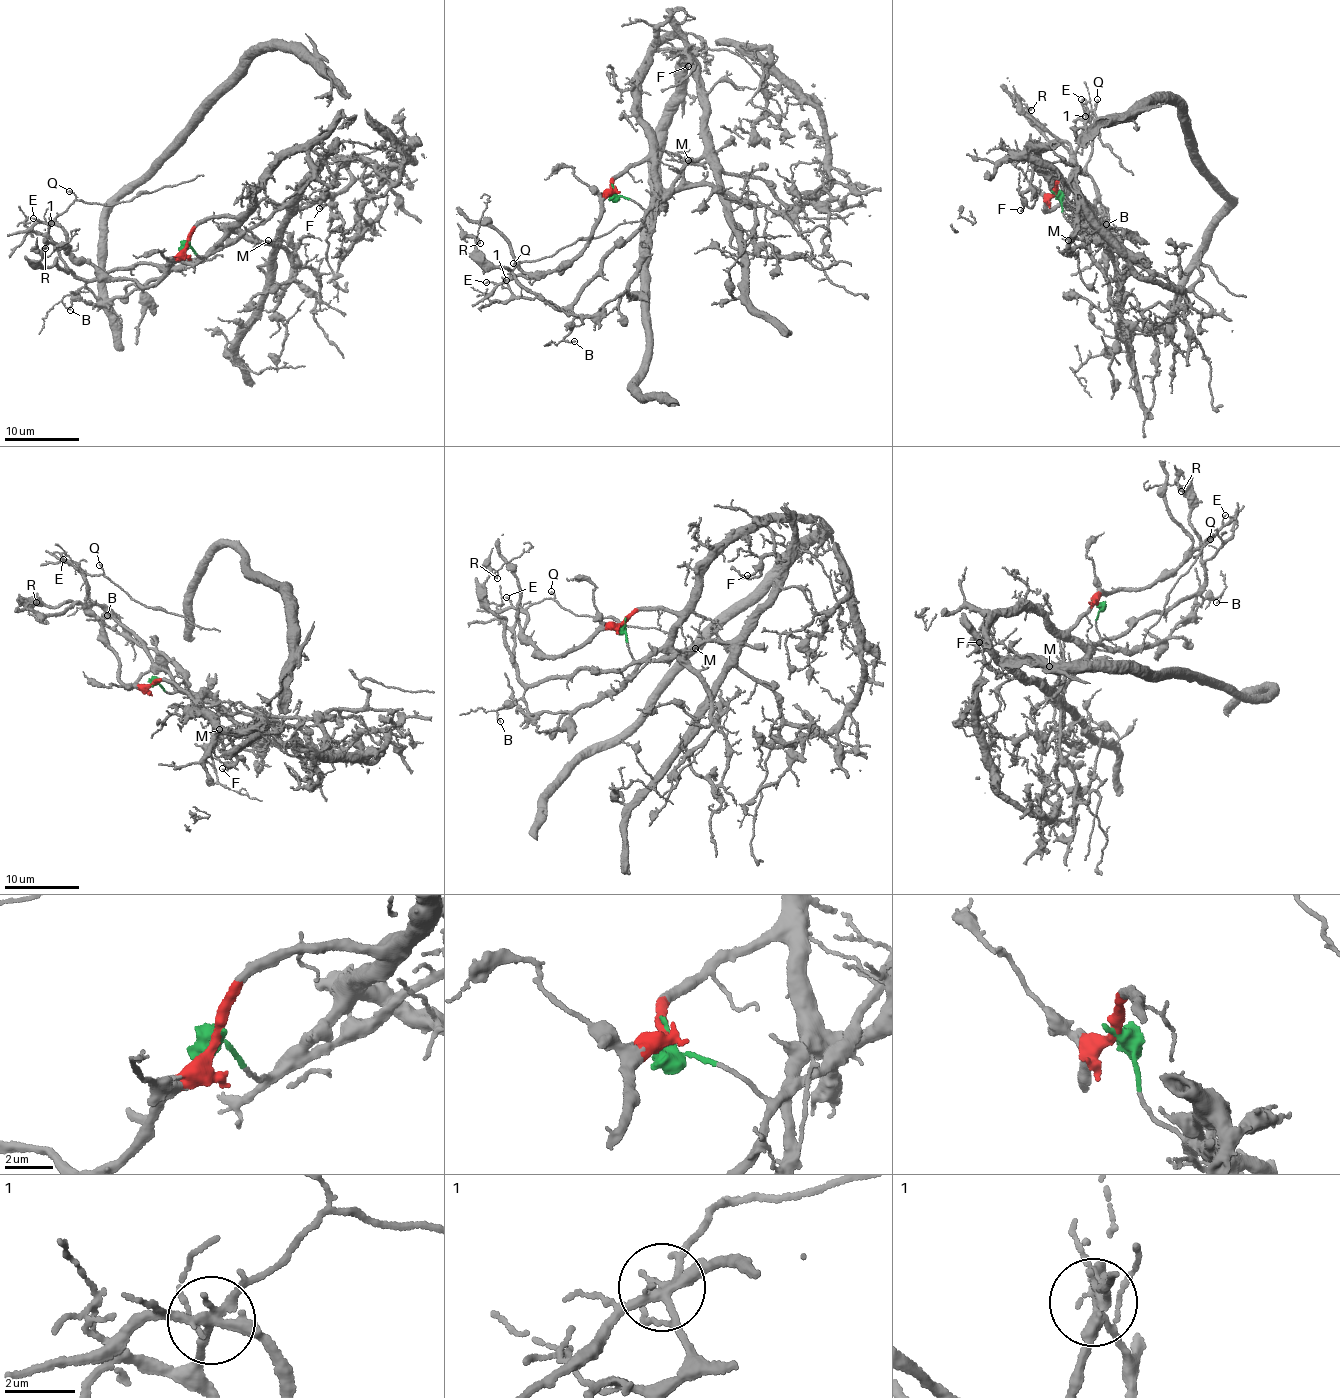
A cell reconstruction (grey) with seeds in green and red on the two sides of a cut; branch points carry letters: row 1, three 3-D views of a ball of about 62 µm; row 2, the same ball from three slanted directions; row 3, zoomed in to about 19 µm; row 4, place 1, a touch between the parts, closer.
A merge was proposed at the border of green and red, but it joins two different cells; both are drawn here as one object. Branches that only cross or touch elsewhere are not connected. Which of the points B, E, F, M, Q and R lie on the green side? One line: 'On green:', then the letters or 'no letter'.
On green: B, Q, R

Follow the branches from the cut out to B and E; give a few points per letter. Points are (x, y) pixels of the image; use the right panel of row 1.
B: (1055, 194), (1075, 227), (1085, 221), (1082, 212), (1092, 207), (1093, 199), (1108, 210), (1106, 225)
E: (1055, 194), (1045, 201), (1044, 209), (1056, 208), (1067, 190), (1086, 117), (1082, 98)

